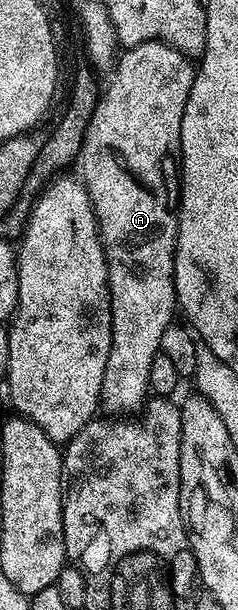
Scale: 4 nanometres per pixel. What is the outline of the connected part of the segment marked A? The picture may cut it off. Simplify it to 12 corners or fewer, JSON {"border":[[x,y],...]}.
{"border":[[124,49],[79,165],[105,248],[100,407],[140,413],[178,311],[181,147],[195,64]]}

